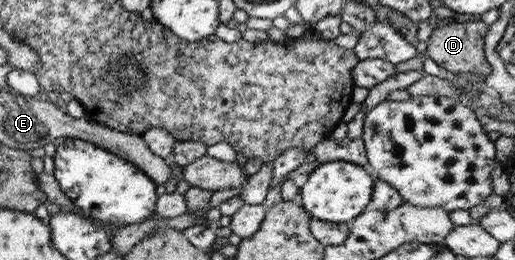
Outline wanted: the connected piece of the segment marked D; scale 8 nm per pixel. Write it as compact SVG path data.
M445 20L437 23L437 27L431 32L430 39L426 41L425 55L431 65L438 65L454 74L477 73L487 77L492 69L484 58L484 37L489 26L481 20L477 22L453 22Z

